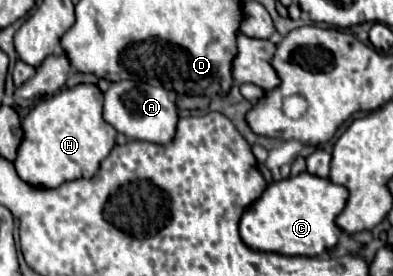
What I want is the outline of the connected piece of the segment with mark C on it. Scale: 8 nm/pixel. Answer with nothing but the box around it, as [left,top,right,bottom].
[240,171,348,257]

